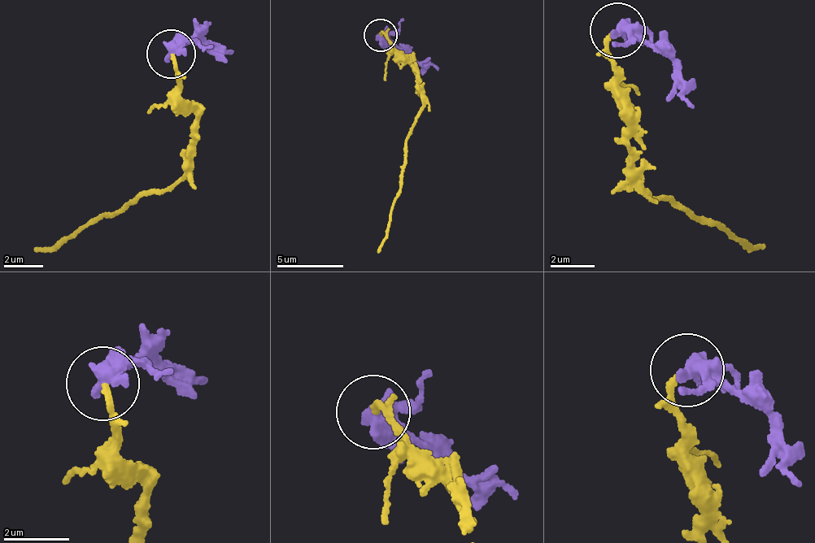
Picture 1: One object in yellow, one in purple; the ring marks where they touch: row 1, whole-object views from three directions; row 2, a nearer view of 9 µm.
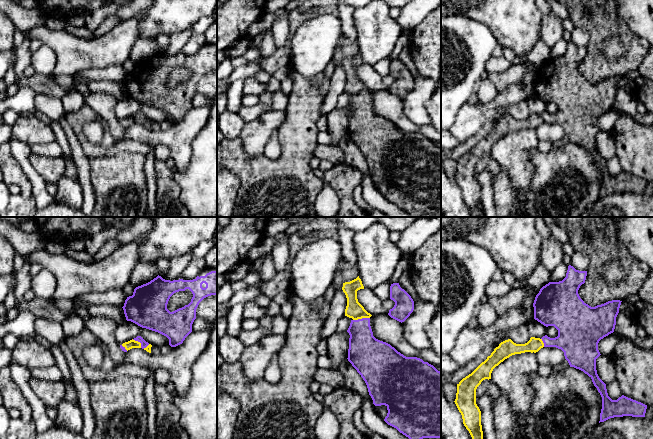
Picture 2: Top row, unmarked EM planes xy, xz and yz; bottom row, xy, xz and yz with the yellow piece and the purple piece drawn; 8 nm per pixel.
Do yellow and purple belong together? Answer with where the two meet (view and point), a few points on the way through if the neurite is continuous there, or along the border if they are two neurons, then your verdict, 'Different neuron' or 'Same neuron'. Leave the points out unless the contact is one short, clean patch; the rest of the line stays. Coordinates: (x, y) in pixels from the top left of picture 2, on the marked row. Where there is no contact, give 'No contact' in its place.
Touches yellow at xz (361, 318). Path across: xz (354, 310), (361, 318), (361, 342), (364, 349). Same neuron

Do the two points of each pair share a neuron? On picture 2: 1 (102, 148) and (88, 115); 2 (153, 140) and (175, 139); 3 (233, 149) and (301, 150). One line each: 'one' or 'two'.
1: one
2: one
3: one

